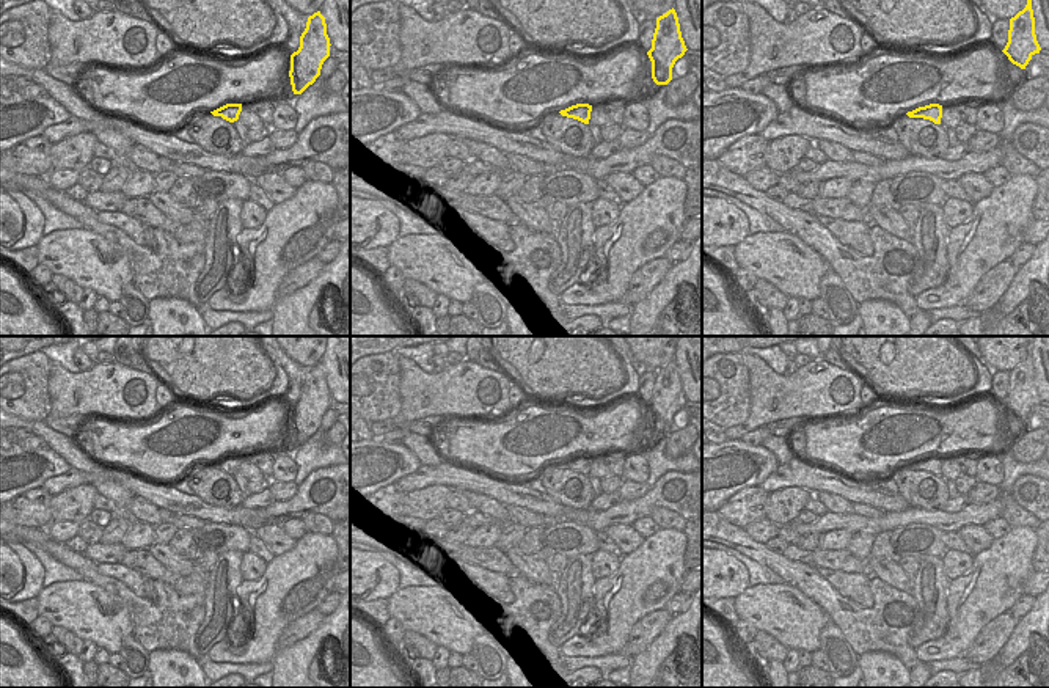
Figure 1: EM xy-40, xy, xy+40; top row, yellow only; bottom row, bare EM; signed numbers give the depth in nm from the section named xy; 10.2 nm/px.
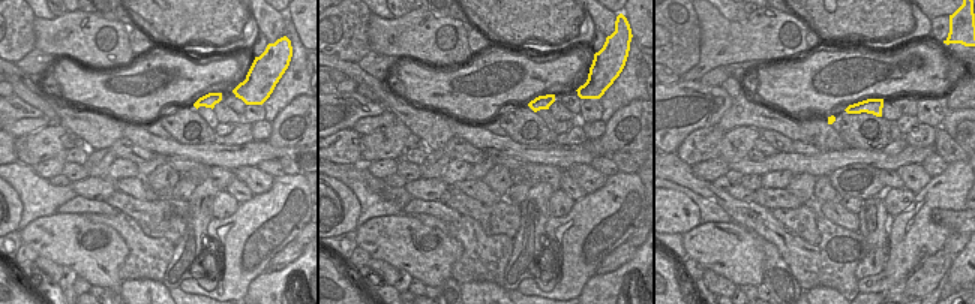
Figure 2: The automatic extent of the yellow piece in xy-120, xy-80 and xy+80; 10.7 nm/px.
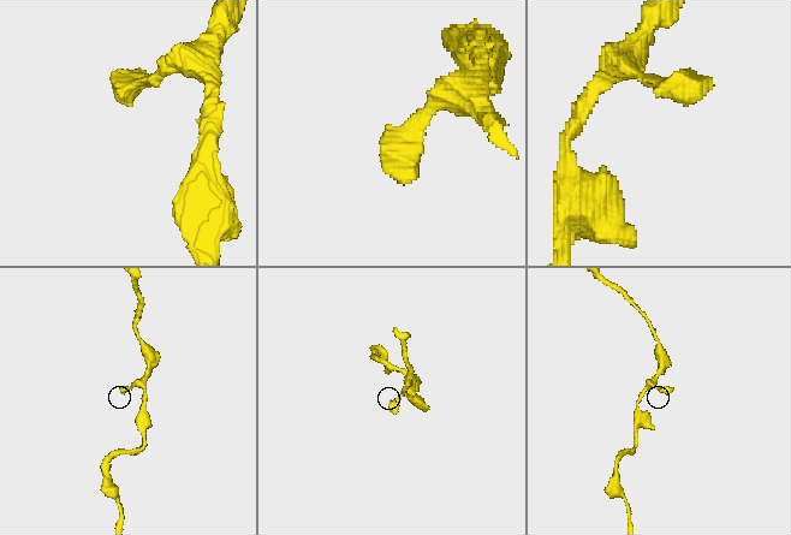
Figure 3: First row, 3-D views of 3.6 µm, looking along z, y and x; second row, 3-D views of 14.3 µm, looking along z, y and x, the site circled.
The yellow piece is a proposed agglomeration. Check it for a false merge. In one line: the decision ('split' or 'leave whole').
leave whole

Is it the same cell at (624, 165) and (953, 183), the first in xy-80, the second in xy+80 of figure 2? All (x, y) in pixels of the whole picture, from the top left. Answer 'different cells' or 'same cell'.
different cells

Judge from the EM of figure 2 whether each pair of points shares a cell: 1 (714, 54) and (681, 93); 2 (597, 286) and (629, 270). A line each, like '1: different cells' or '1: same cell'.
1: different cells
2: same cell

